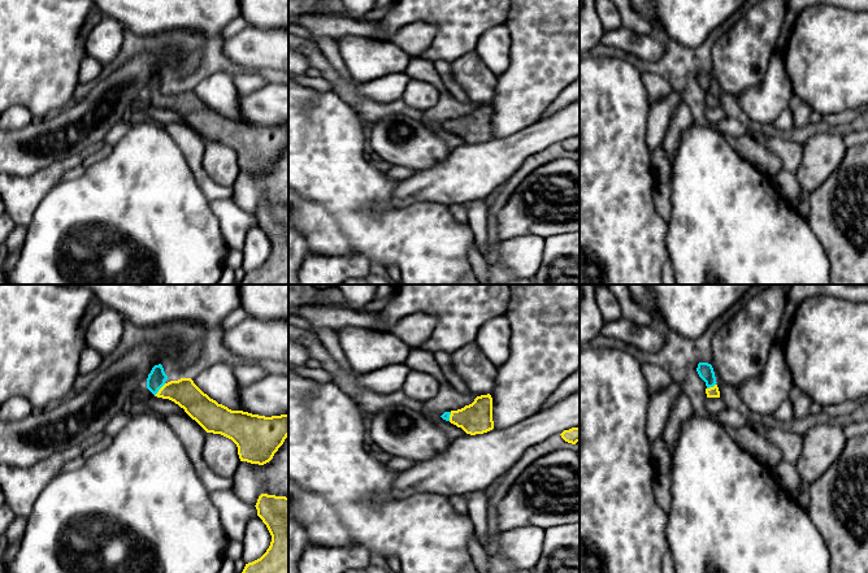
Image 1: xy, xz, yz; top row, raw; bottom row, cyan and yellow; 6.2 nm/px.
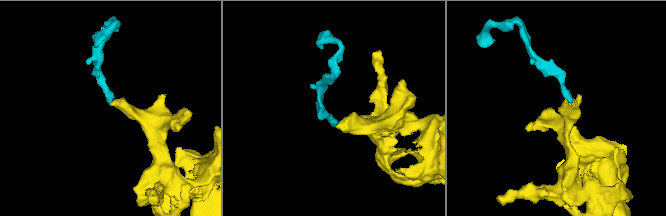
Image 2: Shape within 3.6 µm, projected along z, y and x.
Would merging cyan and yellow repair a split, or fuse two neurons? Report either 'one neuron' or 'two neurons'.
one neuron

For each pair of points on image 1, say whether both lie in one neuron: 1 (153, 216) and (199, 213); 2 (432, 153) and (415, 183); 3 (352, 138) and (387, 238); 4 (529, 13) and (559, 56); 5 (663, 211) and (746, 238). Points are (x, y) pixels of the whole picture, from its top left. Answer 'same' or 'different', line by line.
1: same
2: different
3: same
4: same
5: different

